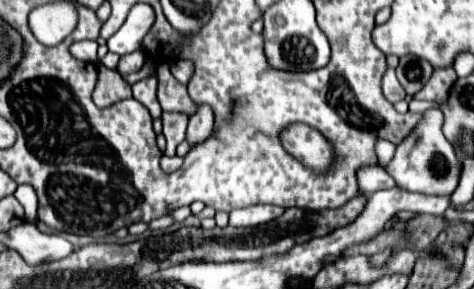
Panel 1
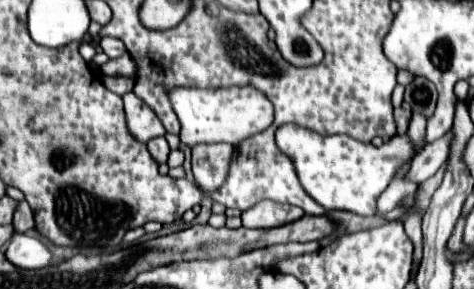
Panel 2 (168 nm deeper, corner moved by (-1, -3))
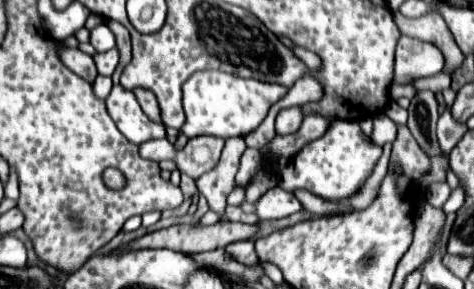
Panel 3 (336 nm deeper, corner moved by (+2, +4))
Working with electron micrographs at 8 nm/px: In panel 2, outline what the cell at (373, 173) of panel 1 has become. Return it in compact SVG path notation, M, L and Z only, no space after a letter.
M450 129L444 137L436 139L434 143L428 143L426 149L422 151L422 155L412 159L412 167L410 167L408 177L414 183L422 183L428 177L432 177L446 163L448 151L450 151L450 145L452 145L452 139L454 139L454 131Z

